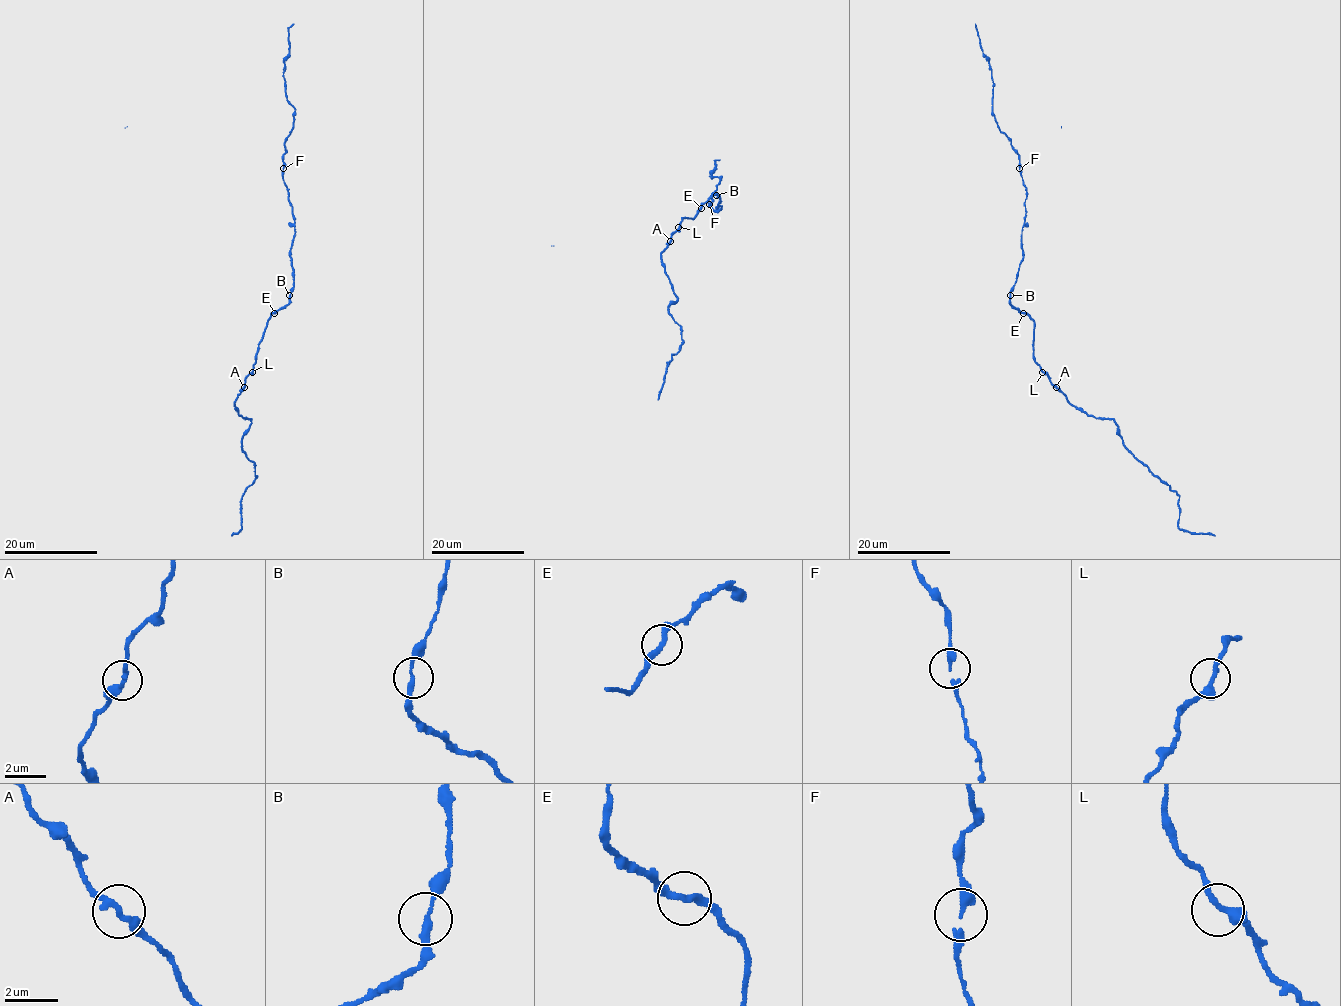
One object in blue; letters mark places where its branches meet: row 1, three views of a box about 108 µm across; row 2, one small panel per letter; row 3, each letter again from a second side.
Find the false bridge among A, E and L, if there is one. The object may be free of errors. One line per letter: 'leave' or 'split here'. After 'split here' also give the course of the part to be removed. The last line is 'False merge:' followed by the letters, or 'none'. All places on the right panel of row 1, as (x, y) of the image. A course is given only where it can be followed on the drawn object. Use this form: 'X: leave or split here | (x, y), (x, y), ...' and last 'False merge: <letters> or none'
A: leave
E: leave
L: leave
False merge: none

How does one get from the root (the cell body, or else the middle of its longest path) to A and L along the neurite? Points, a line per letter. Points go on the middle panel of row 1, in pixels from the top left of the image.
A: (696, 215), (693, 218), (682, 218), (670, 241)
L: (696, 215), (693, 218), (683, 217), (678, 227)

